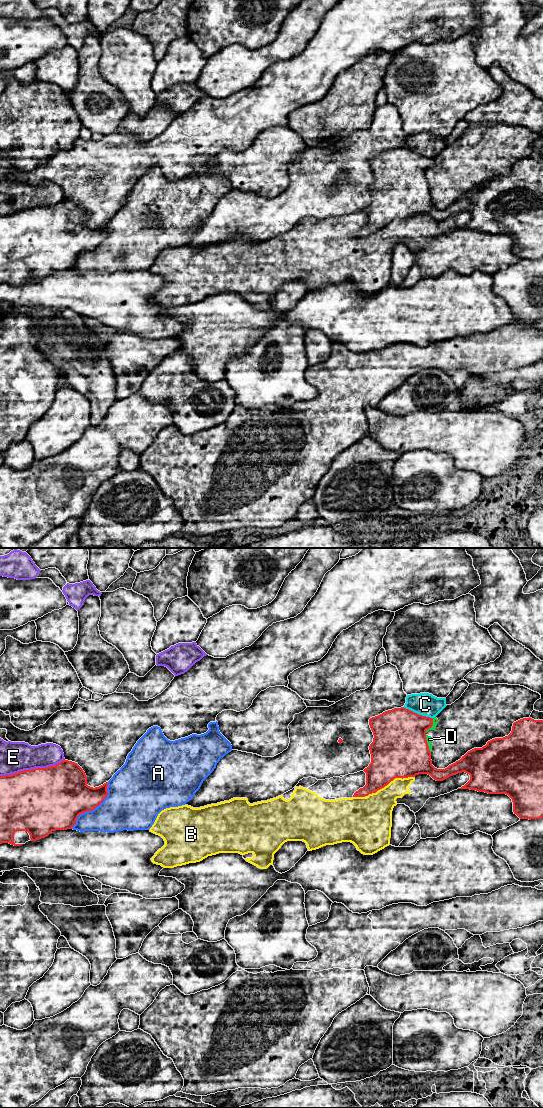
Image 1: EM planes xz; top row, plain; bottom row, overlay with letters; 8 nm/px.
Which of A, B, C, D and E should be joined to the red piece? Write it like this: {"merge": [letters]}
{"merge": []}

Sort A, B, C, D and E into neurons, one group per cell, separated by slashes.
A / B D / C / E

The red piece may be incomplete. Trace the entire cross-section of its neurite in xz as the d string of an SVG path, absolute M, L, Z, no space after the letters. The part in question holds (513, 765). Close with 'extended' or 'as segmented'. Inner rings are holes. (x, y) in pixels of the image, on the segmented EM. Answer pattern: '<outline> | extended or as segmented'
M404 707L394 708L369 719L373 742L369 746L371 763L363 771L366 785L353 797L376 793L395 778L428 774L436 781L465 772L470 780L461 788L488 794L506 794L513 802L513 812L520 819L543 818L543 720L523 718L513 723L508 736L495 738L482 748L468 751L462 758L445 769L432 765L426 731L433 725L433 718L419 715Z | as segmented

